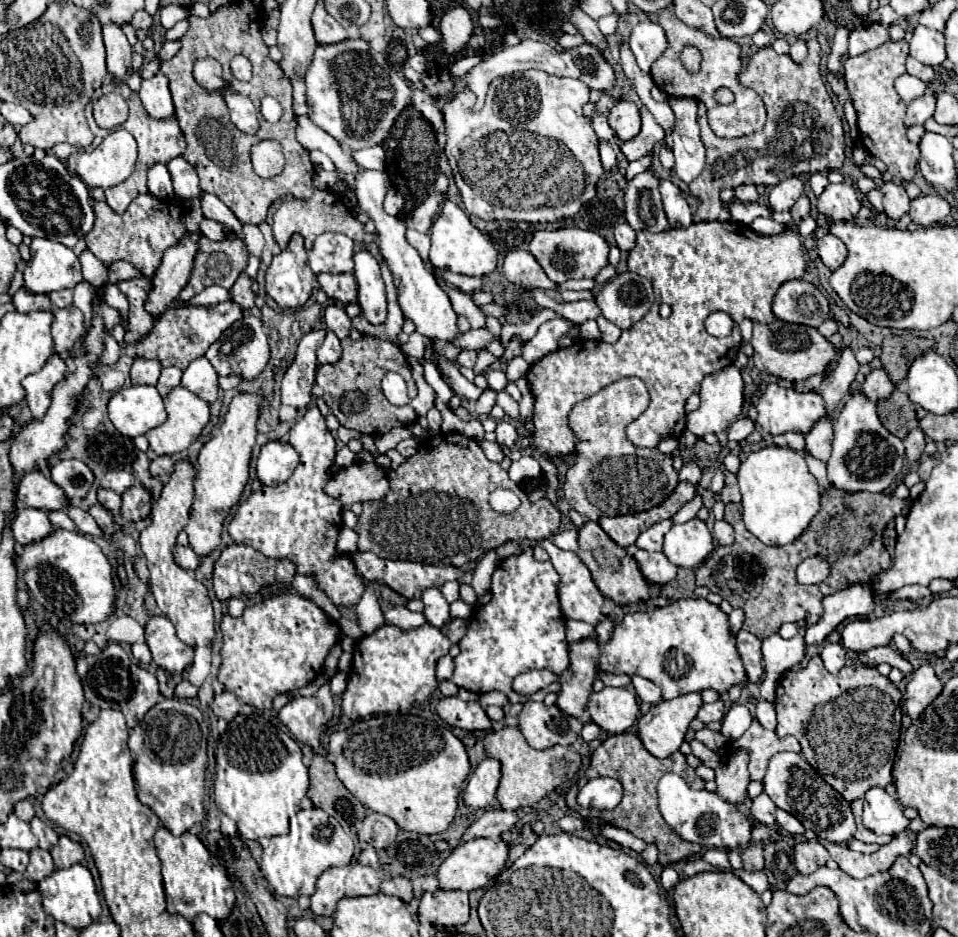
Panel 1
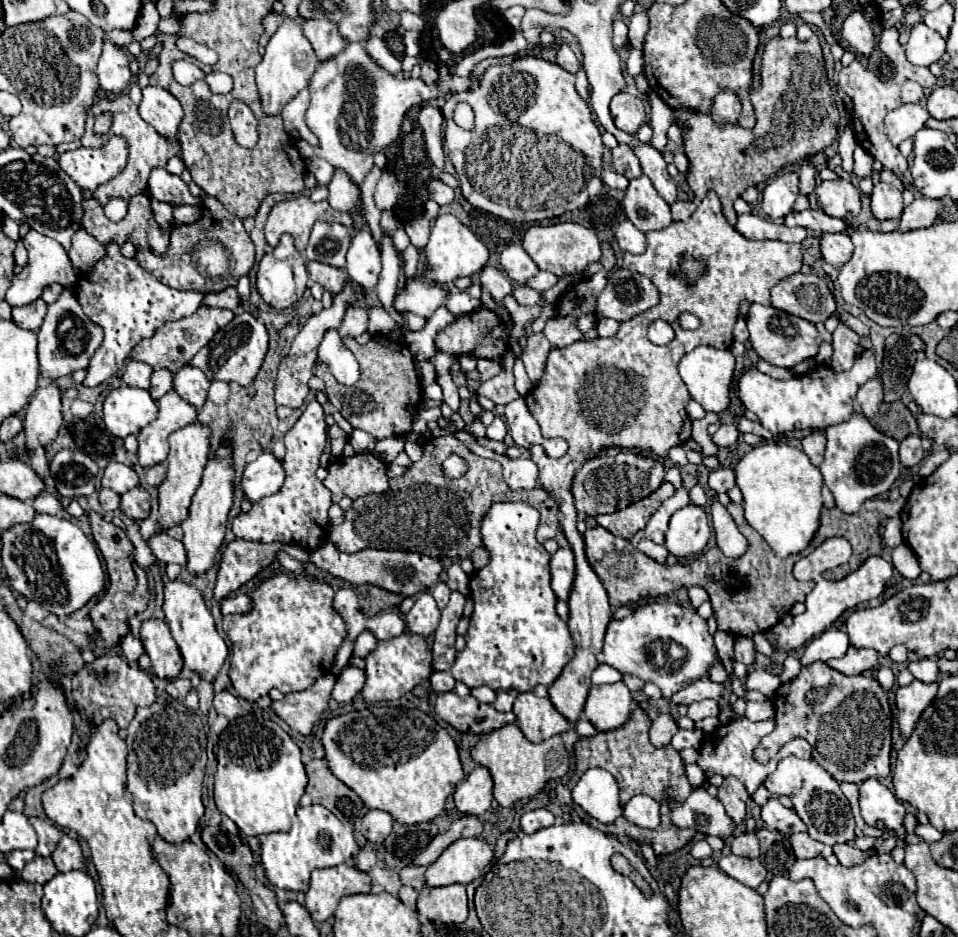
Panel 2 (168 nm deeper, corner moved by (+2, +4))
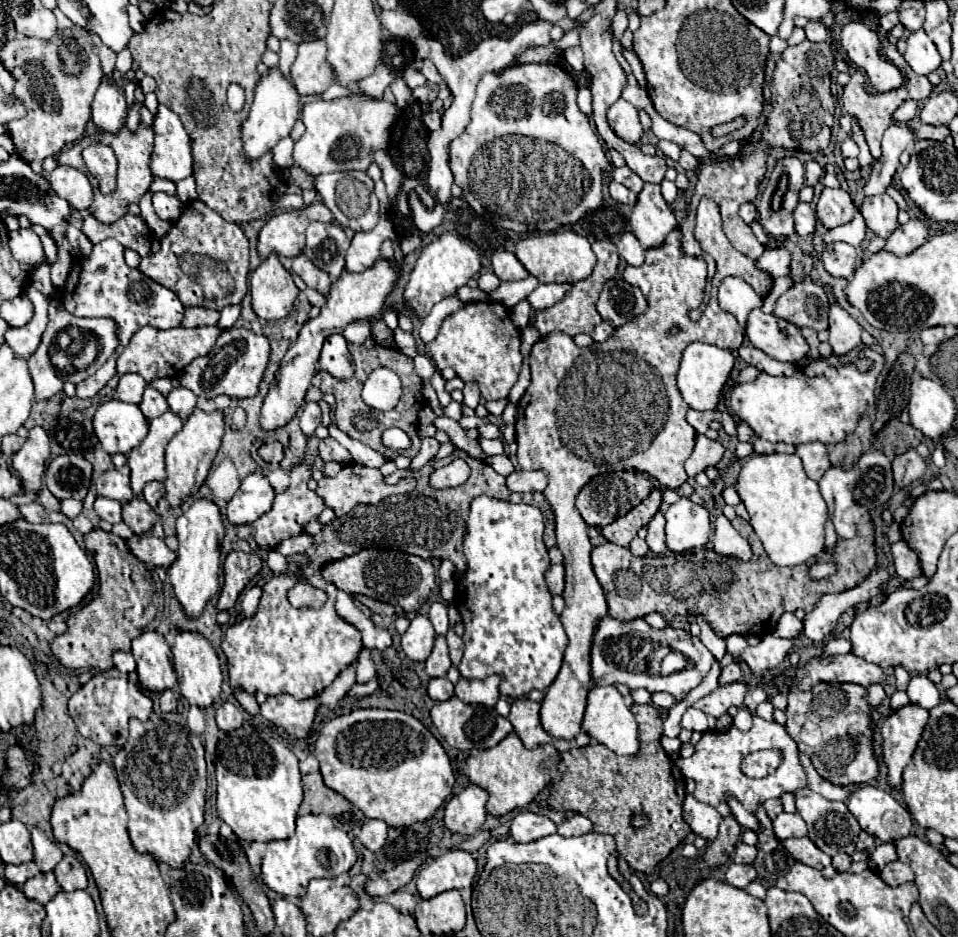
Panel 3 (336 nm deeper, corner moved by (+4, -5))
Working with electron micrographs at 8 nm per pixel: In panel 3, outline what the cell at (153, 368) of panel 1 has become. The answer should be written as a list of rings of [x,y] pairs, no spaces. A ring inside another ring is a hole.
[[[125,373],[125,375],[121,375],[119,385],[117,385],[117,399],[127,401],[127,403],[141,403],[145,387],[147,387],[147,383],[145,383],[145,379],[141,379],[141,375]]]

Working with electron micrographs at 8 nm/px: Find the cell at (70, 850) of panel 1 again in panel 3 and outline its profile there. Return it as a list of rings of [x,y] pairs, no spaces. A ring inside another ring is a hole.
[[[65,855],[57,867],[53,869],[57,883],[65,889],[65,891],[75,891],[75,889],[85,889],[87,887],[87,873],[83,869],[83,865],[79,863],[77,857]]]

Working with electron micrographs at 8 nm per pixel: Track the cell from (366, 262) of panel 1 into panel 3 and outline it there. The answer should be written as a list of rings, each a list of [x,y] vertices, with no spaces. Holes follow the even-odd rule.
[[[383,215],[377,227],[369,233],[355,233],[355,237],[351,239],[351,247],[345,255],[347,265],[345,269],[349,273],[357,273],[357,271],[365,271],[371,269],[377,261],[379,261],[379,249],[383,239],[397,239],[393,223],[387,219],[387,215]]]

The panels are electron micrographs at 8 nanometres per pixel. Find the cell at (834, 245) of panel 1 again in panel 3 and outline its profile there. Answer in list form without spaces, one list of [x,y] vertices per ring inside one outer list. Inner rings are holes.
[[[831,243],[821,253],[821,261],[827,273],[831,273],[833,277],[851,279],[853,271],[857,269],[859,255],[857,255],[857,249],[847,243]]]

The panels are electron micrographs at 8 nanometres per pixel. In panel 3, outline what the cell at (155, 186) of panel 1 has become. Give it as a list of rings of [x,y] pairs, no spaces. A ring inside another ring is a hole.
[[[153,193],[153,207],[155,213],[169,223],[175,223],[183,211],[183,203],[179,201],[179,197],[167,193]]]

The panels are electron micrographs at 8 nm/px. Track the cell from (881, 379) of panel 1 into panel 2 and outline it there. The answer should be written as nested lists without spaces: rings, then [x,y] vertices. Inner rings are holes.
[[[877,378],[865,382],[859,388],[859,392],[857,392],[857,408],[867,420],[871,420],[877,414],[881,402],[883,402],[883,386],[881,386],[881,382]]]

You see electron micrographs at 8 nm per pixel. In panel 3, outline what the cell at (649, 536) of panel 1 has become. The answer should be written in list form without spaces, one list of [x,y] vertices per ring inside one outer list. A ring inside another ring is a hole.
[[[659,511],[647,525],[647,545],[657,555],[663,555],[667,551],[667,547],[665,547],[665,513],[663,511]]]

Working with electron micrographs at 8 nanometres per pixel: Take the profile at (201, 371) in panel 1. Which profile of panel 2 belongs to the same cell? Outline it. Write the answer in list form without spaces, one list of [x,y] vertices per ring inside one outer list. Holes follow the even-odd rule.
[[[183,366],[175,376],[173,376],[173,390],[191,406],[201,410],[201,406],[207,400],[207,390],[209,390],[209,380],[199,368],[193,366]]]

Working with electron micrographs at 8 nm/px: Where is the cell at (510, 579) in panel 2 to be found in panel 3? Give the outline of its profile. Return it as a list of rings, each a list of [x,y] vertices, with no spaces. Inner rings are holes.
[[[481,495],[471,503],[463,551],[469,567],[463,579],[457,583],[455,599],[455,607],[459,609],[465,625],[465,655],[459,663],[461,677],[479,679],[493,673],[503,675],[499,693],[513,699],[519,699],[533,689],[545,691],[561,669],[567,635],[559,623],[559,617],[551,609],[551,593],[545,583],[545,573],[551,563],[543,545],[543,513],[533,505],[509,503]],[[473,663],[483,663],[485,671],[481,675],[475,675]]]

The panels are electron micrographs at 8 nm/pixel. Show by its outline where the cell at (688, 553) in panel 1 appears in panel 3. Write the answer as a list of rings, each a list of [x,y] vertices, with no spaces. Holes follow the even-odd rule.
[[[681,497],[665,511],[667,547],[673,553],[701,549],[709,541],[711,521],[705,507]]]

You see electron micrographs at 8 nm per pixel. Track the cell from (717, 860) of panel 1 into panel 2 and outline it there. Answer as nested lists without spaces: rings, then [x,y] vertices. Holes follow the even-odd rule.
[[[695,840],[693,846],[691,846],[691,856],[697,858],[697,860],[703,860],[703,858],[709,858],[711,856],[711,846],[707,844],[707,840]]]

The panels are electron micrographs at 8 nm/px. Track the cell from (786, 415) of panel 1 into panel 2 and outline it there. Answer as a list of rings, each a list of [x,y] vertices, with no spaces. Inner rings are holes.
[[[865,350],[863,354],[859,354],[851,370],[845,370],[845,372],[833,372],[831,366],[821,364],[819,368],[813,368],[811,372],[803,376],[791,376],[789,380],[777,380],[777,378],[771,378],[759,372],[757,368],[751,368],[739,378],[739,398],[747,410],[759,416],[761,426],[771,432],[791,432],[795,428],[797,430],[803,430],[803,428],[823,430],[831,424],[839,424],[851,418],[853,400],[855,400],[859,386],[875,378],[875,374],[877,374],[877,366],[875,366],[873,350]]]

